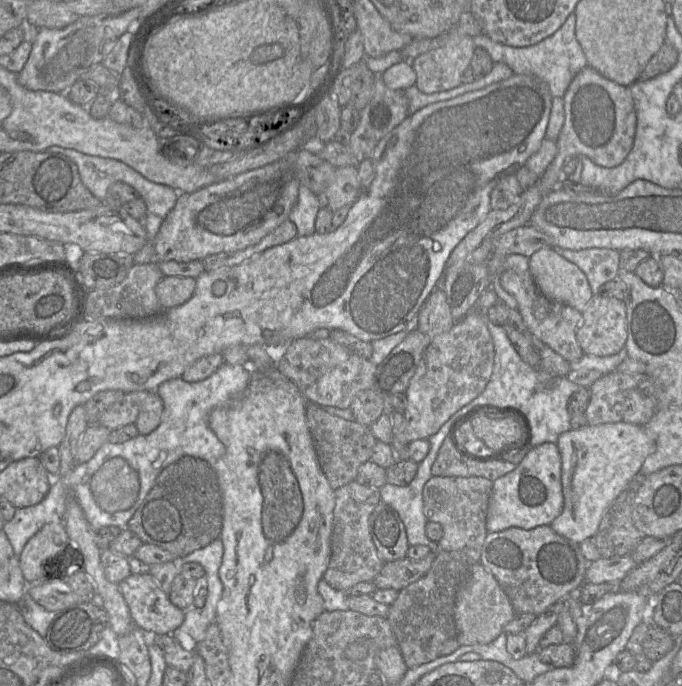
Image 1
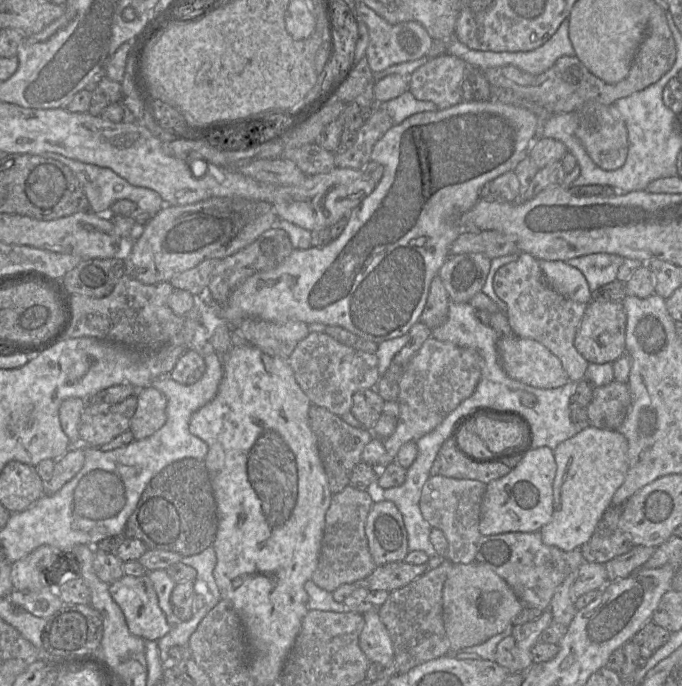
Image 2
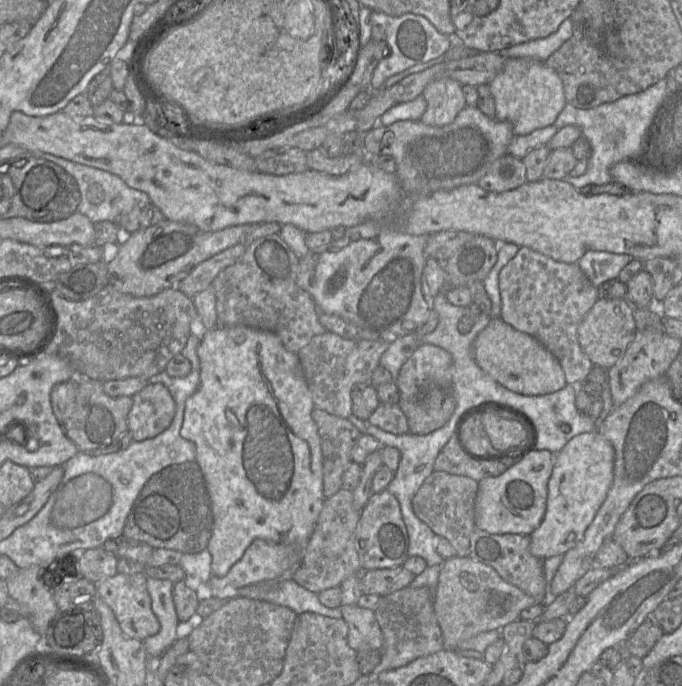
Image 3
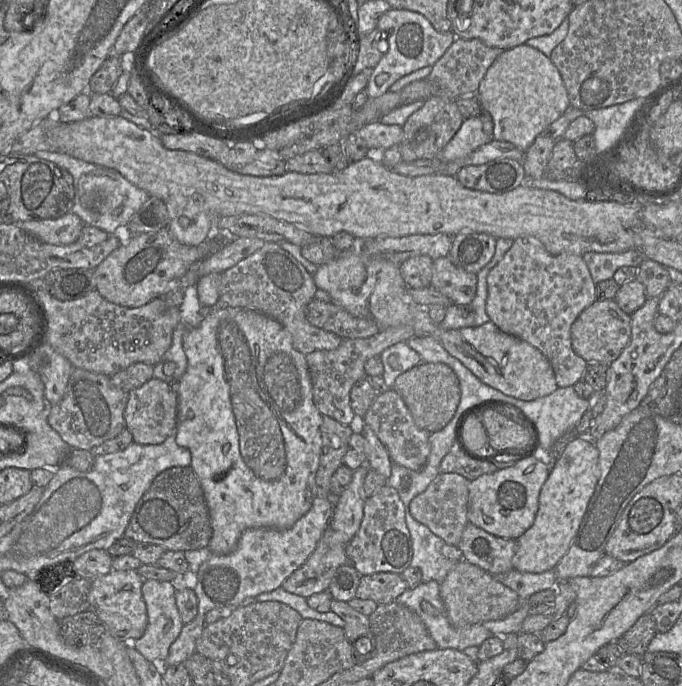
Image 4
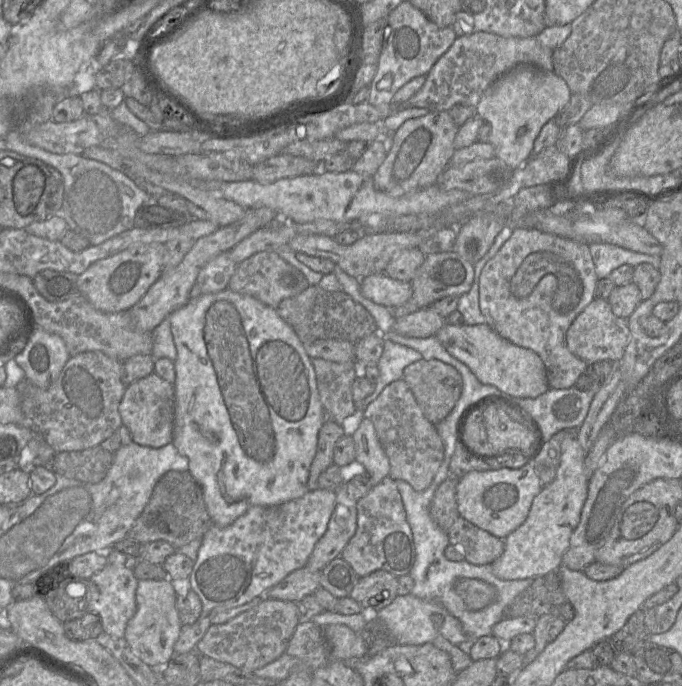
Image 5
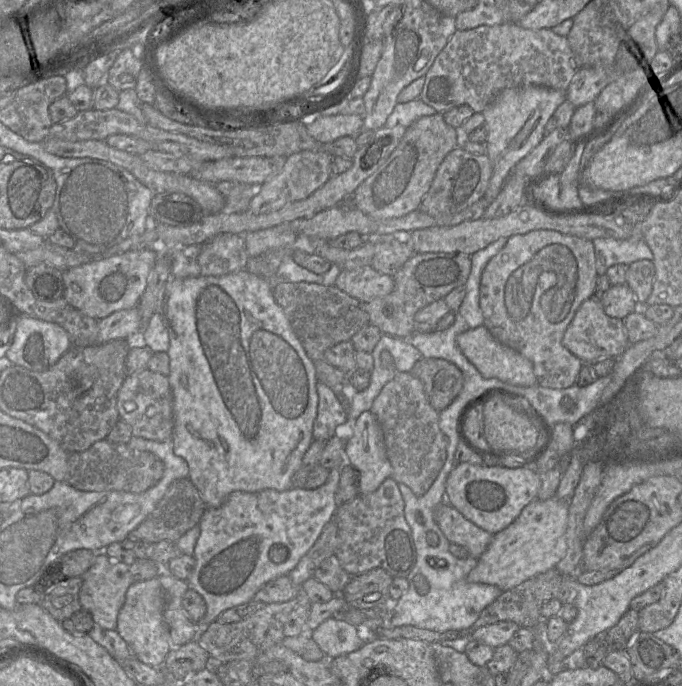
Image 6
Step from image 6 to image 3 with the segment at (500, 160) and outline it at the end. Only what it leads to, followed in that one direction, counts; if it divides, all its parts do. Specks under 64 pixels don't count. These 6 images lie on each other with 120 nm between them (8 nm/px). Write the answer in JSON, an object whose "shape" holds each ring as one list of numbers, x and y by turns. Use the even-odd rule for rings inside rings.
{"shape":[[506,58,505,66,488,84,495,103,495,119,509,122,515,136,551,126,566,105,559,75,544,62,528,58]]}

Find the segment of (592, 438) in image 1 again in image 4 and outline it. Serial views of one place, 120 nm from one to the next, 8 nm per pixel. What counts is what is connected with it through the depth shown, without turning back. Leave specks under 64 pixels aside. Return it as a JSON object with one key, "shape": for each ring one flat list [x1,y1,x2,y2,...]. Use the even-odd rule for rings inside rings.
{"shape":[[576,437,566,445,541,487,532,526,515,540,516,551,512,558,514,570,529,573,554,570,568,551,595,490,600,476,598,460,596,444,588,437]]}

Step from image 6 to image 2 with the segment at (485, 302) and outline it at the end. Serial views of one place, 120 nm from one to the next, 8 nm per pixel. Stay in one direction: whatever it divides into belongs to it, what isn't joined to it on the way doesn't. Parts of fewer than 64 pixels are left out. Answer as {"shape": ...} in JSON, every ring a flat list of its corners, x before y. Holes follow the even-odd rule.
{"shape":[[520,253,516,261,502,266,495,274,493,286,497,296,507,306,505,315,514,335,541,343,559,358,570,381,579,382,582,380,589,362,575,348,574,339,587,304,573,301,554,290,544,276,538,259,529,253]]}

